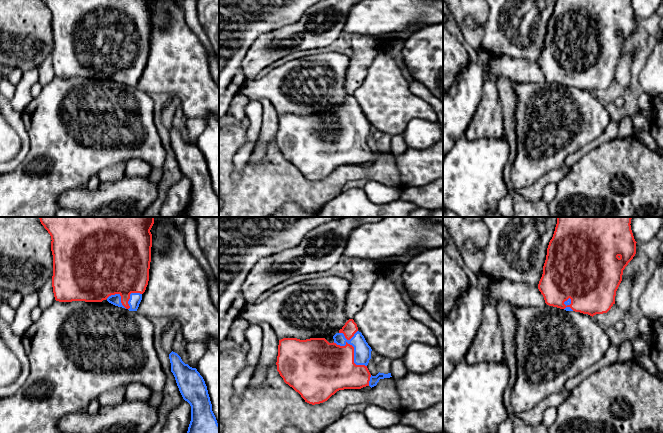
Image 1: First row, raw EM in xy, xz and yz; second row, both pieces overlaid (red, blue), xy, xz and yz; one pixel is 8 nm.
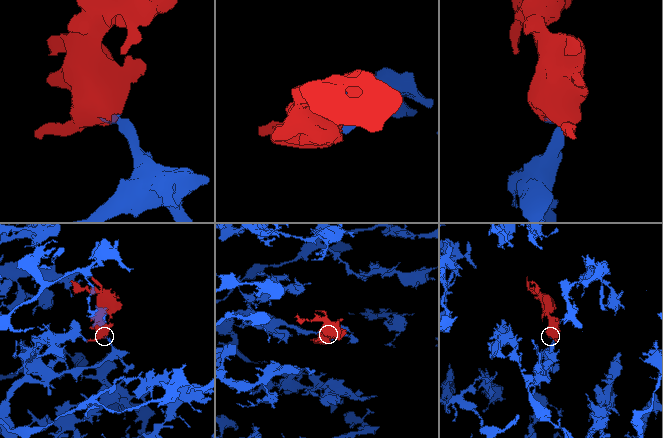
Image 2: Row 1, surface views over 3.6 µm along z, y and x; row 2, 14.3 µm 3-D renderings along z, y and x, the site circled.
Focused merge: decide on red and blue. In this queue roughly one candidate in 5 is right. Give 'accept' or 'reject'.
accept

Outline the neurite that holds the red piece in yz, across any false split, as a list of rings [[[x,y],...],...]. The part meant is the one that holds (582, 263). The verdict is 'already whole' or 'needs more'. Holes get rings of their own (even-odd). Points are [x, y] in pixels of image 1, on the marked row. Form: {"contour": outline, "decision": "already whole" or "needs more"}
{"contour": [[[557,217],[557,224],[547,248],[543,274],[538,289],[549,306],[594,316],[607,313],[615,304],[616,291],[623,270],[636,254],[631,230],[632,217]]], "decision": "needs more"}

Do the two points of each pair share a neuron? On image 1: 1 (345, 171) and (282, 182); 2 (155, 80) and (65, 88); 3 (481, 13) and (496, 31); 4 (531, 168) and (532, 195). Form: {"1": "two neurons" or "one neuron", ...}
{"1": "one neuron", "2": "two neurons", "3": "two neurons", "4": "two neurons"}

